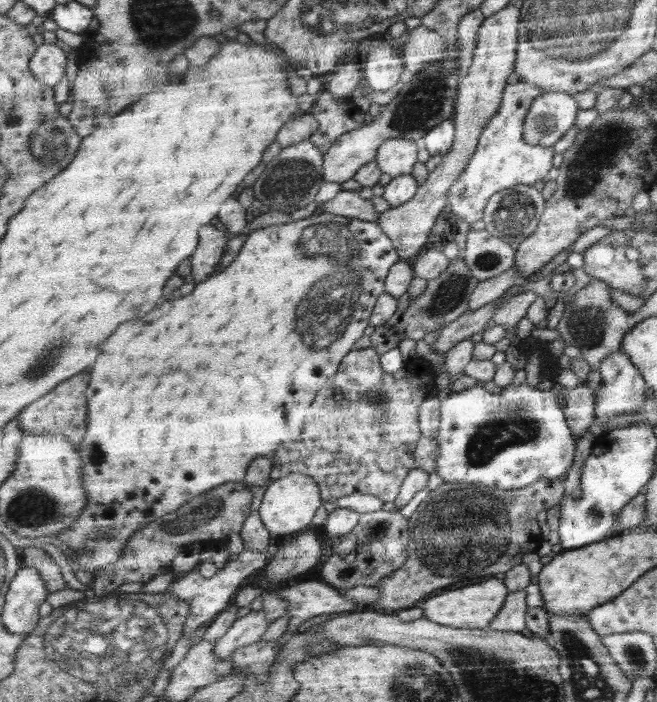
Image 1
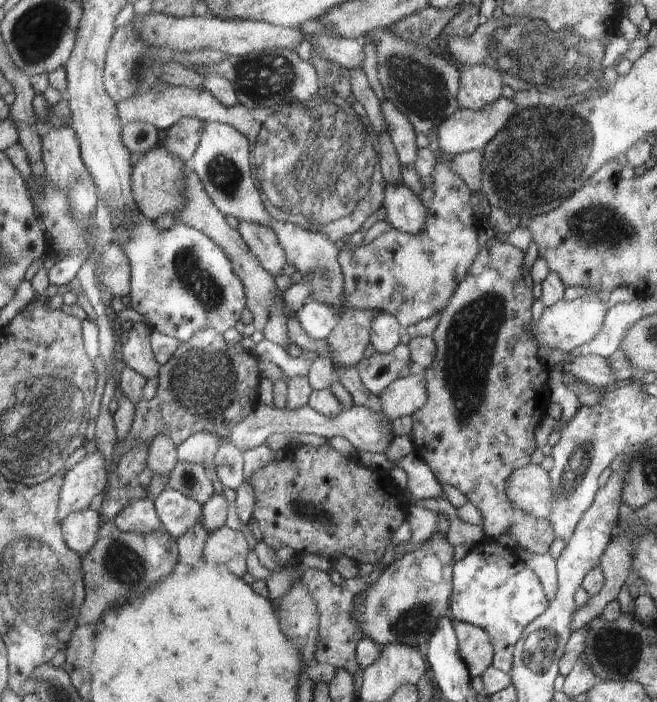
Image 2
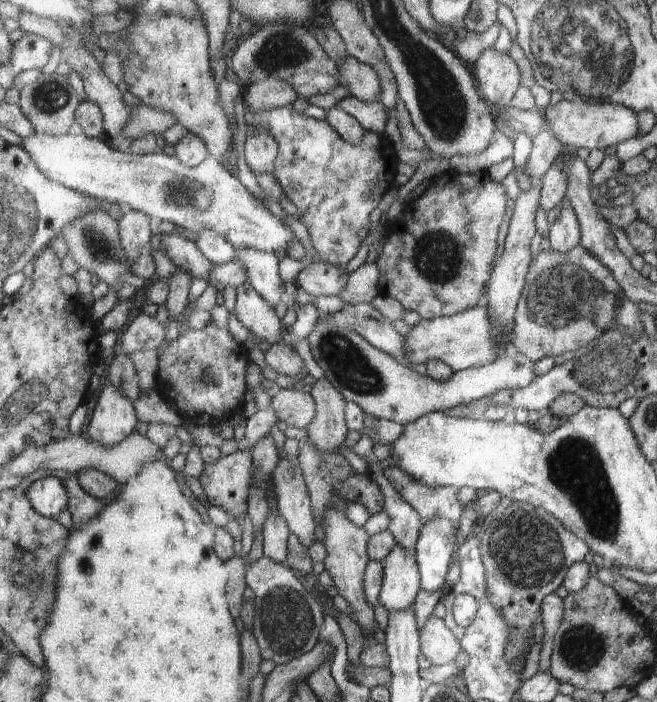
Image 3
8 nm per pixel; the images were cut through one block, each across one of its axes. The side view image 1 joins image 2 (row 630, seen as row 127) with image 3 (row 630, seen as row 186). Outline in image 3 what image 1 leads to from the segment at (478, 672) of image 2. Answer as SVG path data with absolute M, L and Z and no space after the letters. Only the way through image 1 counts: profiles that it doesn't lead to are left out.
M430 615L419 628L419 649L431 665L452 663L462 645L443 619Z

